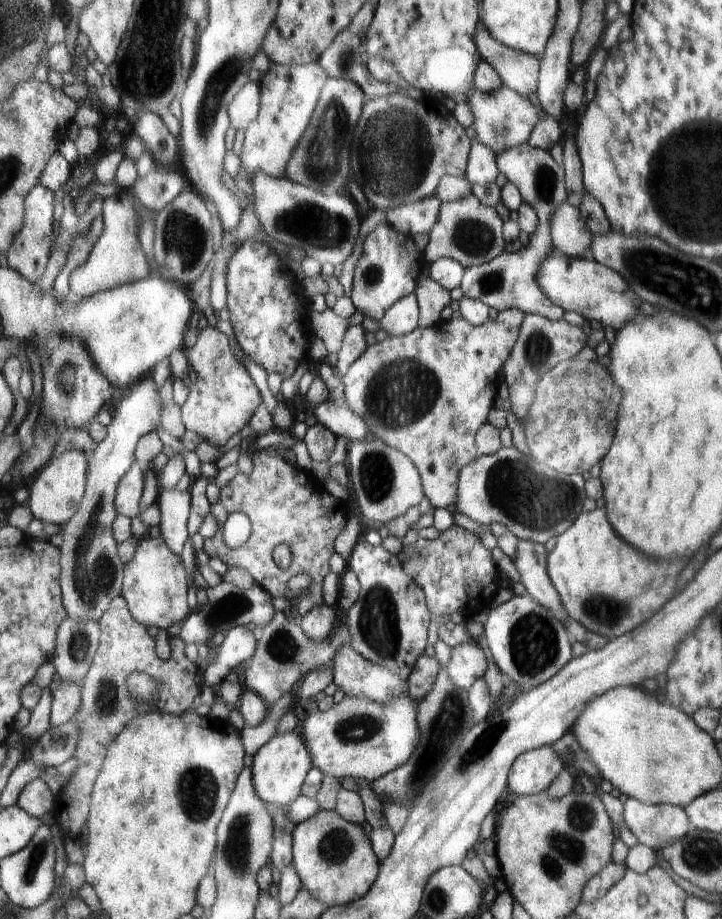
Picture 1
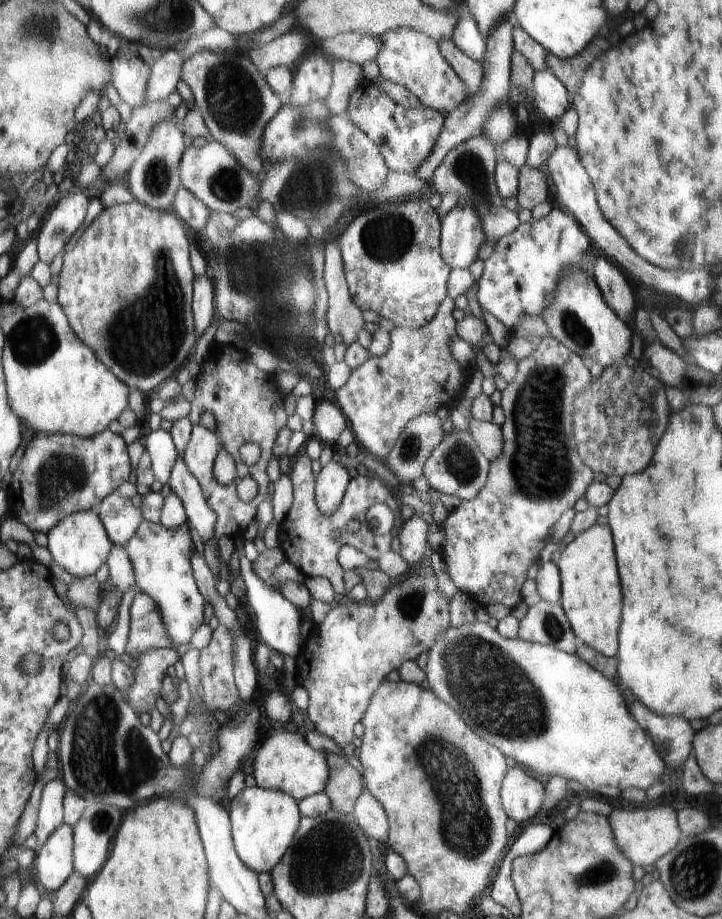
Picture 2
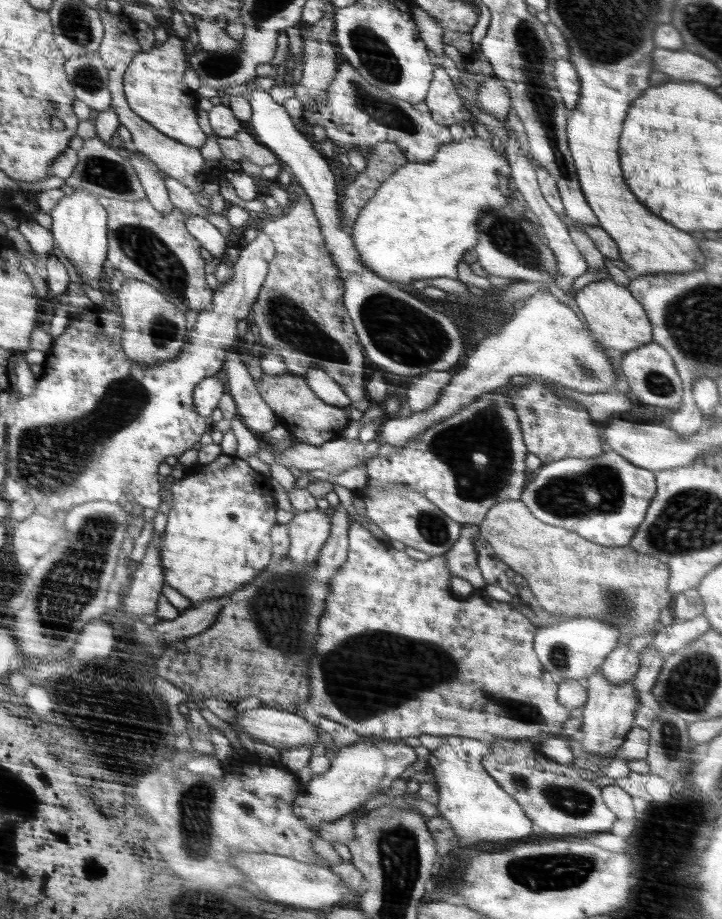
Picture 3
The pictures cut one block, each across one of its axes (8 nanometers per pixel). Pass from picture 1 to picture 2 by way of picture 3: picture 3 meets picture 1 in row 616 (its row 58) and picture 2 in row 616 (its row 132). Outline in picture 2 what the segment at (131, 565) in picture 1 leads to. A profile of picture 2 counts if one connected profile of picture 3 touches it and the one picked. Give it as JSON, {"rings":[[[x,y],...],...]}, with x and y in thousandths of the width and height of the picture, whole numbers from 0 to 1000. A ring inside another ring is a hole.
{"rings":[[[201,566],[201,569],[191,577],[190,582],[176,592],[175,598],[180,602],[183,612],[187,614],[191,640],[213,650],[222,658],[226,671],[233,680],[237,693],[251,701],[266,701],[267,694],[276,687],[274,683],[285,677],[287,651],[276,639],[273,627],[267,617],[269,583],[259,570],[248,576],[234,576],[230,571]]]}

